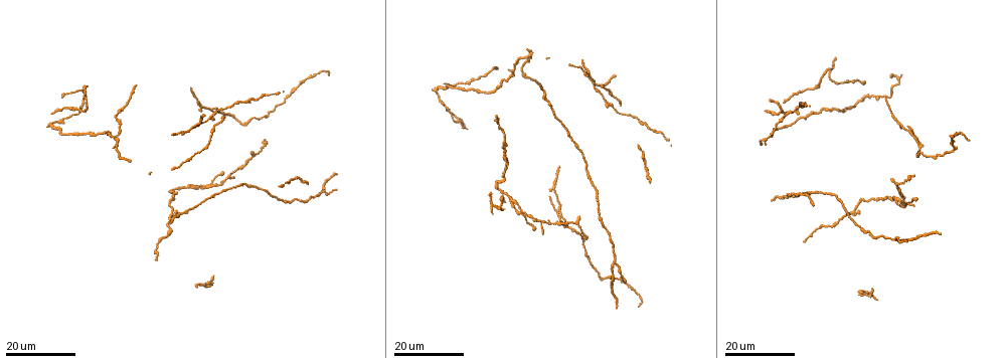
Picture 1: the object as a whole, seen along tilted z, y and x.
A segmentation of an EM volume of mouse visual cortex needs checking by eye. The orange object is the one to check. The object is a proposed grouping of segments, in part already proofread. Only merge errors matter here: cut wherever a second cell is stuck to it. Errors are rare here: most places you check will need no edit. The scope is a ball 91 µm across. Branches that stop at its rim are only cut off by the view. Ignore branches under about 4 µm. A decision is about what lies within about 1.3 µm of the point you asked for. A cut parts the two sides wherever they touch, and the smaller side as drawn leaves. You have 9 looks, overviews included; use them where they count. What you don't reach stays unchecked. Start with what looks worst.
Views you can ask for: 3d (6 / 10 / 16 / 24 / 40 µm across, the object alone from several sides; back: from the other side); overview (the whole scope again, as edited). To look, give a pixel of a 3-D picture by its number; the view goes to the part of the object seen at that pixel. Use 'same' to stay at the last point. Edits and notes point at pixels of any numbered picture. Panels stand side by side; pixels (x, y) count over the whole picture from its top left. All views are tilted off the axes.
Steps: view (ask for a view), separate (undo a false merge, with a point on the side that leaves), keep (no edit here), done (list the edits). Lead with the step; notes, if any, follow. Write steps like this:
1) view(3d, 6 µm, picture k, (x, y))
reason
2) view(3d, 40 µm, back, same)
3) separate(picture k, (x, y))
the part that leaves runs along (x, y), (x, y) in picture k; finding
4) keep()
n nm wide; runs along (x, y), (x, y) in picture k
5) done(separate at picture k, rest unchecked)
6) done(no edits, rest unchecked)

view(3d, 16 µm, picture 1, (560, 213))
looks like a crossing

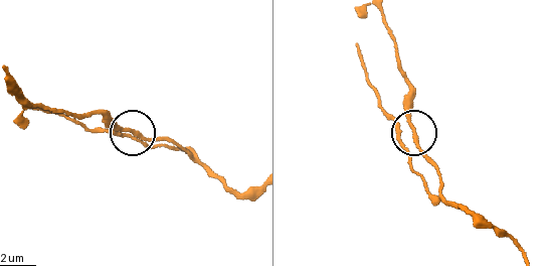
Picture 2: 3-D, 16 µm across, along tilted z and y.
view(3d, 10 µm, picture 2, (123, 129))

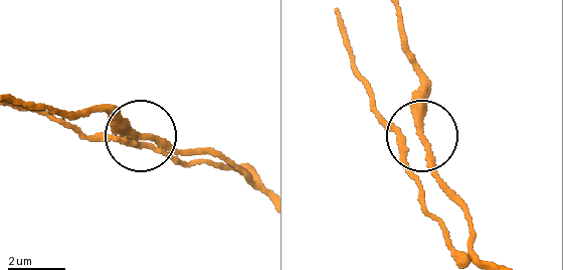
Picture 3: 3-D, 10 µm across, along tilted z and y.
keep()
4 arms; continuous, no second cell

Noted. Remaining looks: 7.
view(3d, 24 µm, picture 1, (612, 264))

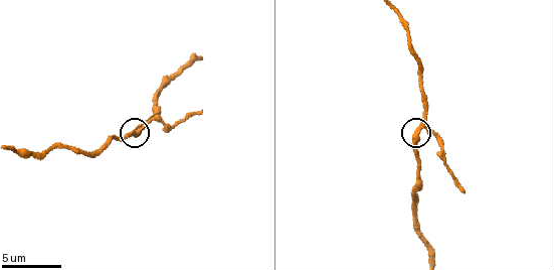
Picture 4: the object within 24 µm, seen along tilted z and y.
view(3d, 6 µm, picture 4, (419, 127))
closer look

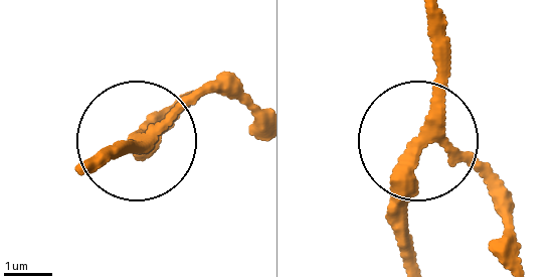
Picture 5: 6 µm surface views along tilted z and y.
keep()
runs along (84, 162), (229, 82) in picture 5; all the same cell

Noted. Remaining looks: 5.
view(3d, 16 µm, picture 1, (235, 121))

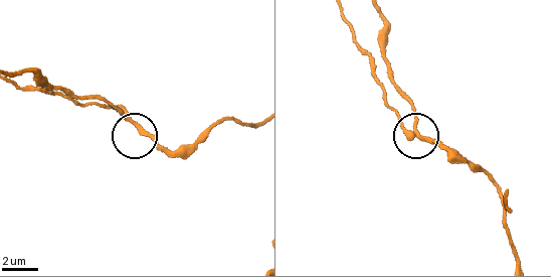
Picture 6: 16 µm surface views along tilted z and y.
view(3d, 6 µm, picture 6, (420, 137))

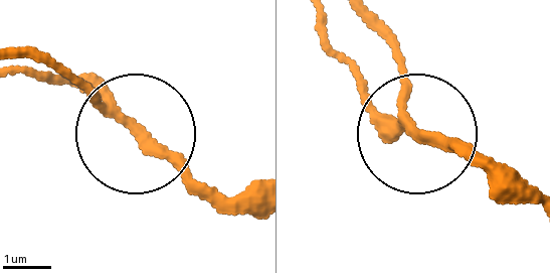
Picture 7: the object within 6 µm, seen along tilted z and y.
keep()
200 nm wide; continuous, no second cell

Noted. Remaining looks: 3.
view(3d, 16 µm, picture 1, (193, 126))
three-way junction

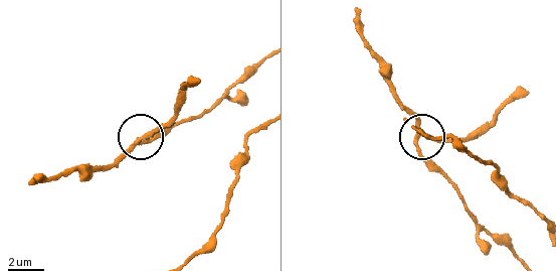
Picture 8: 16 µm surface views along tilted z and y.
view(3d, 10 µm, picture 8, (148, 134))

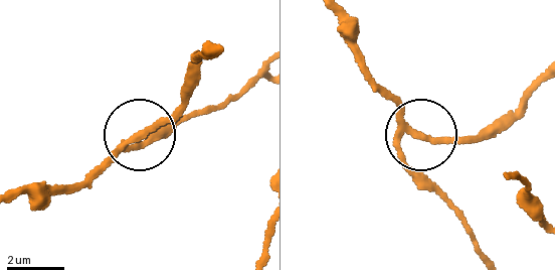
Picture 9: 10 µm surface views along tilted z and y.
keep()
side arm 7 µm; 3 arms; all the same cell

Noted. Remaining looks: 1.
done(no edits, rest unchecked)

